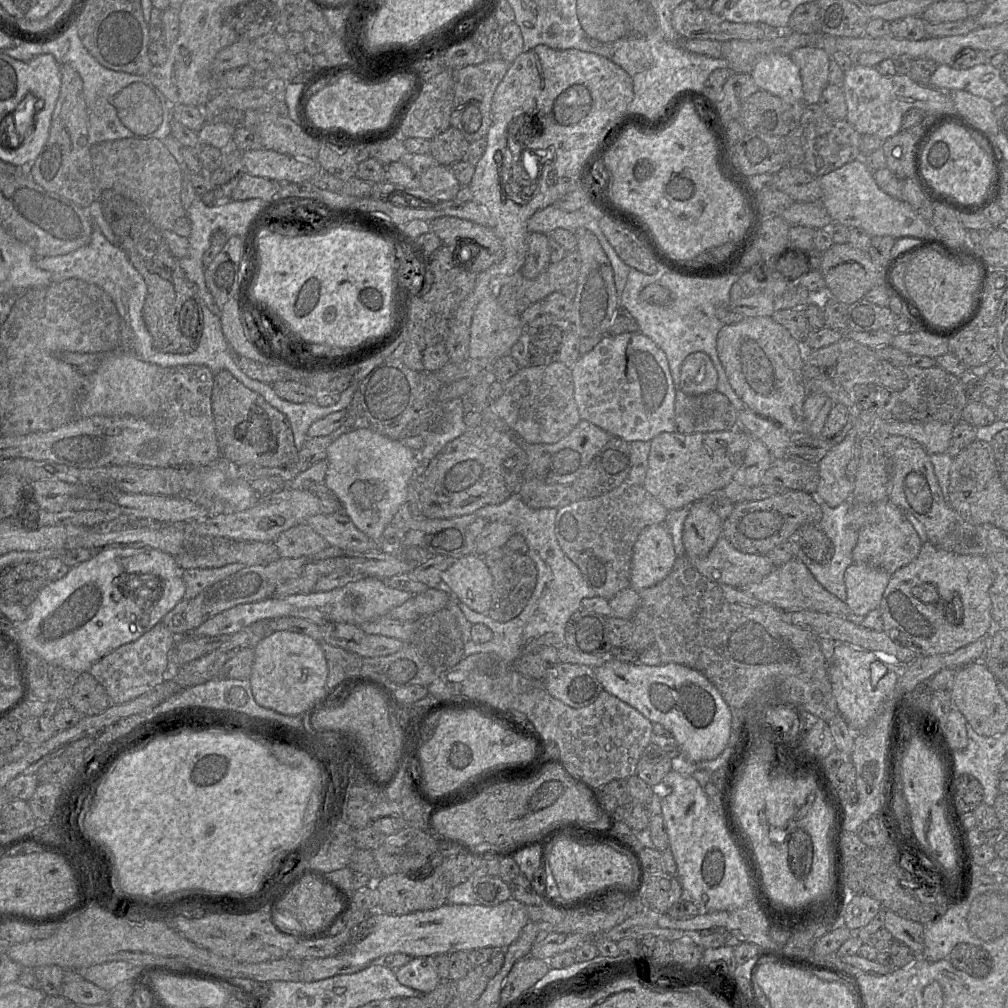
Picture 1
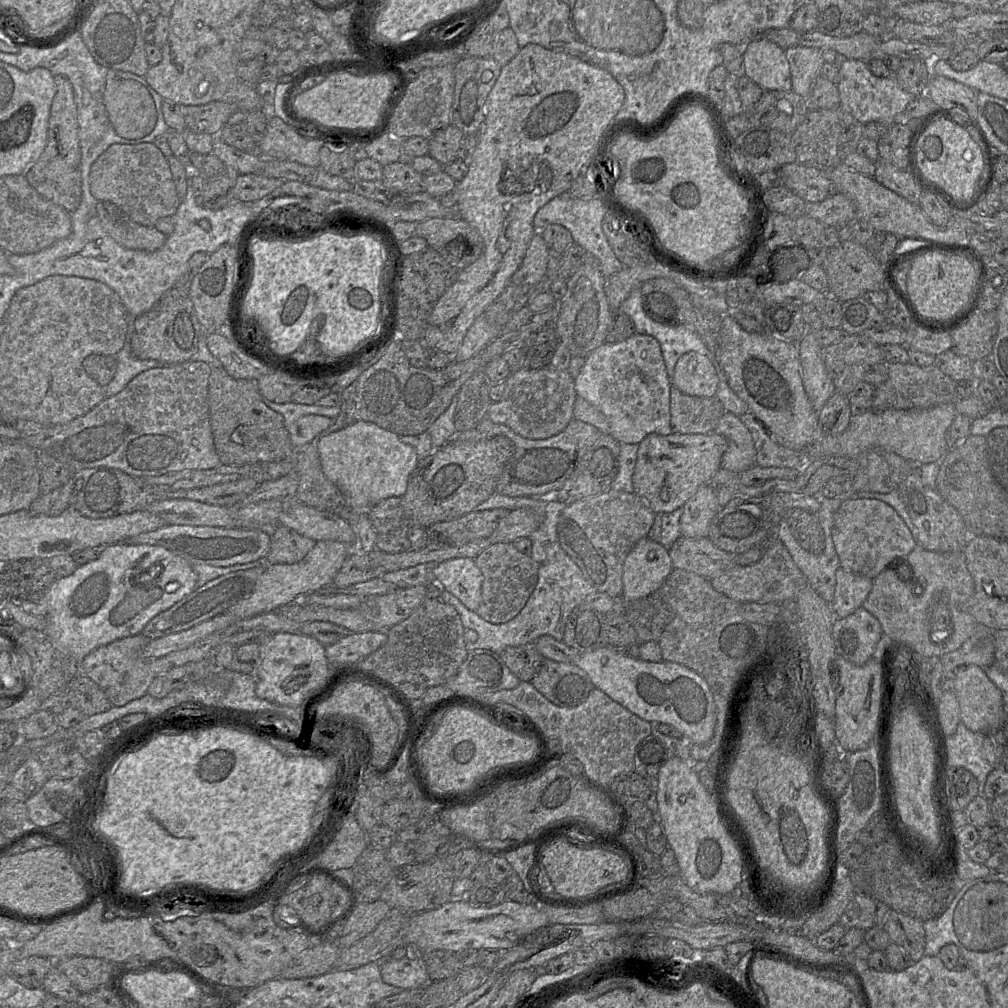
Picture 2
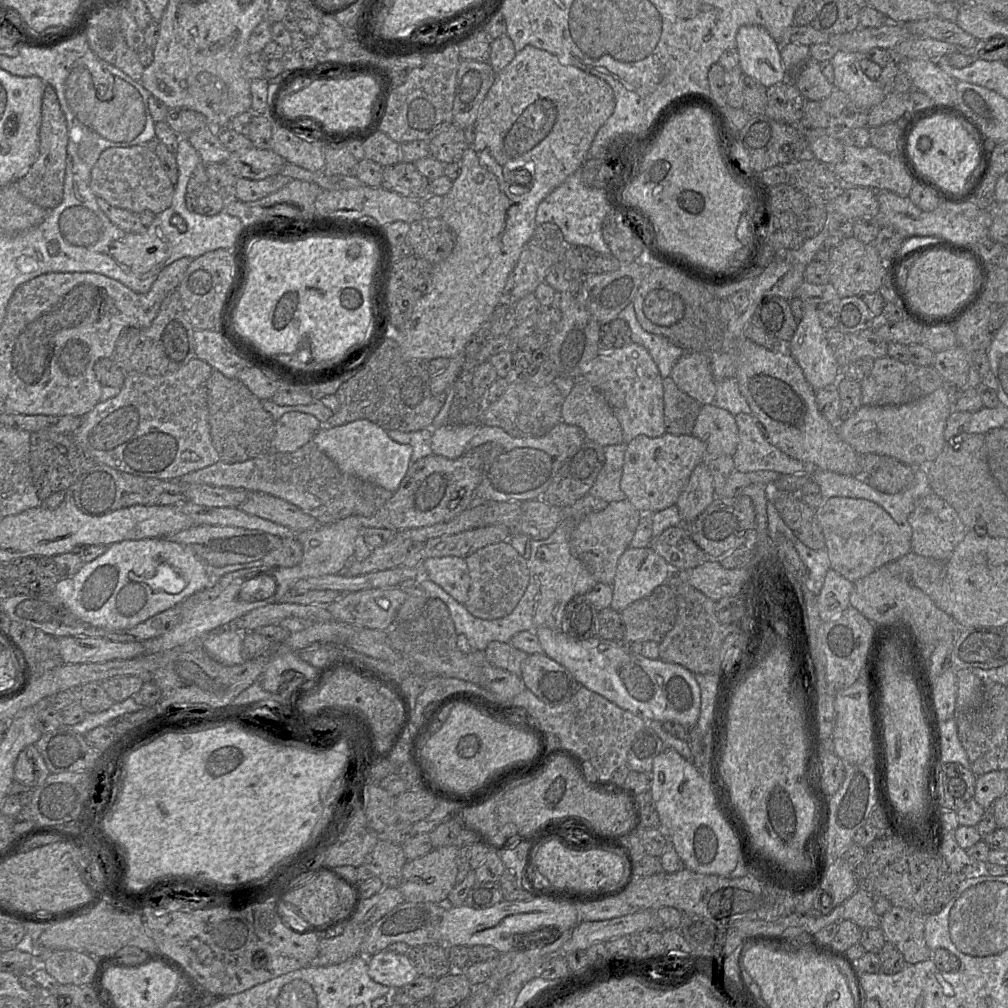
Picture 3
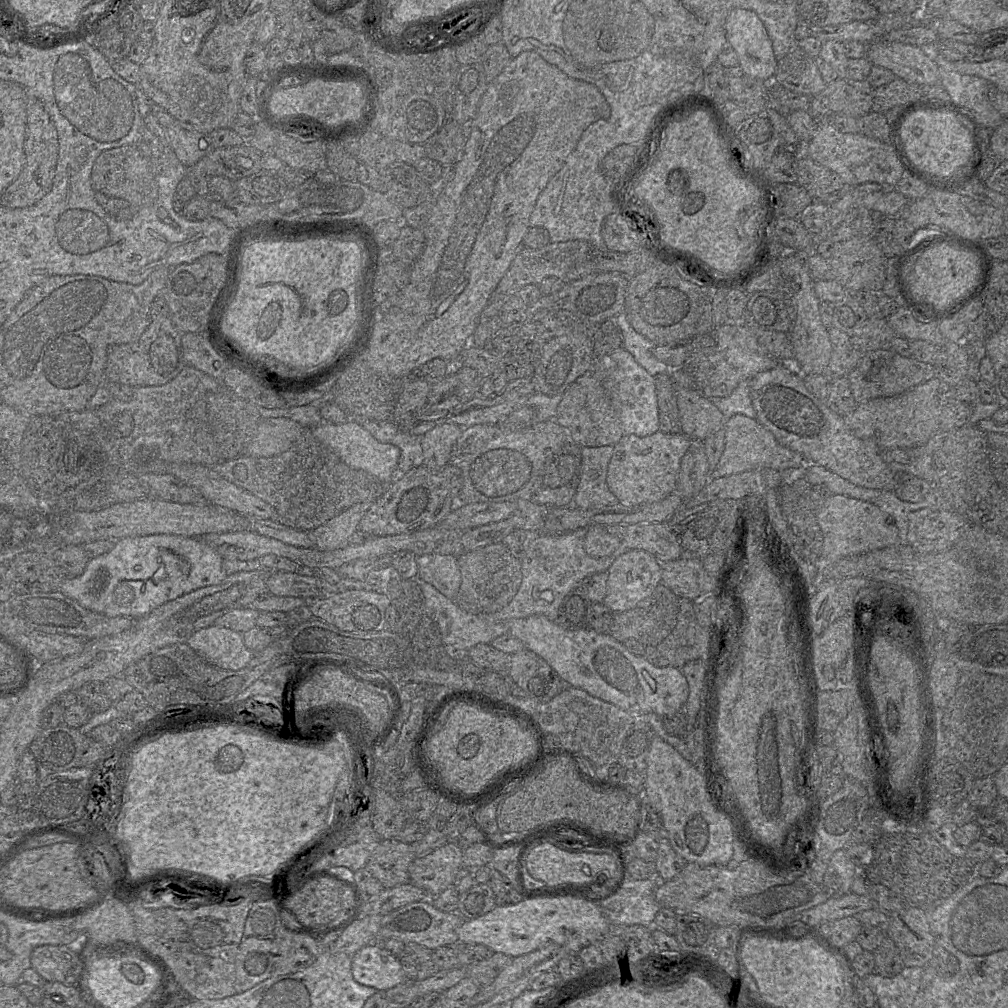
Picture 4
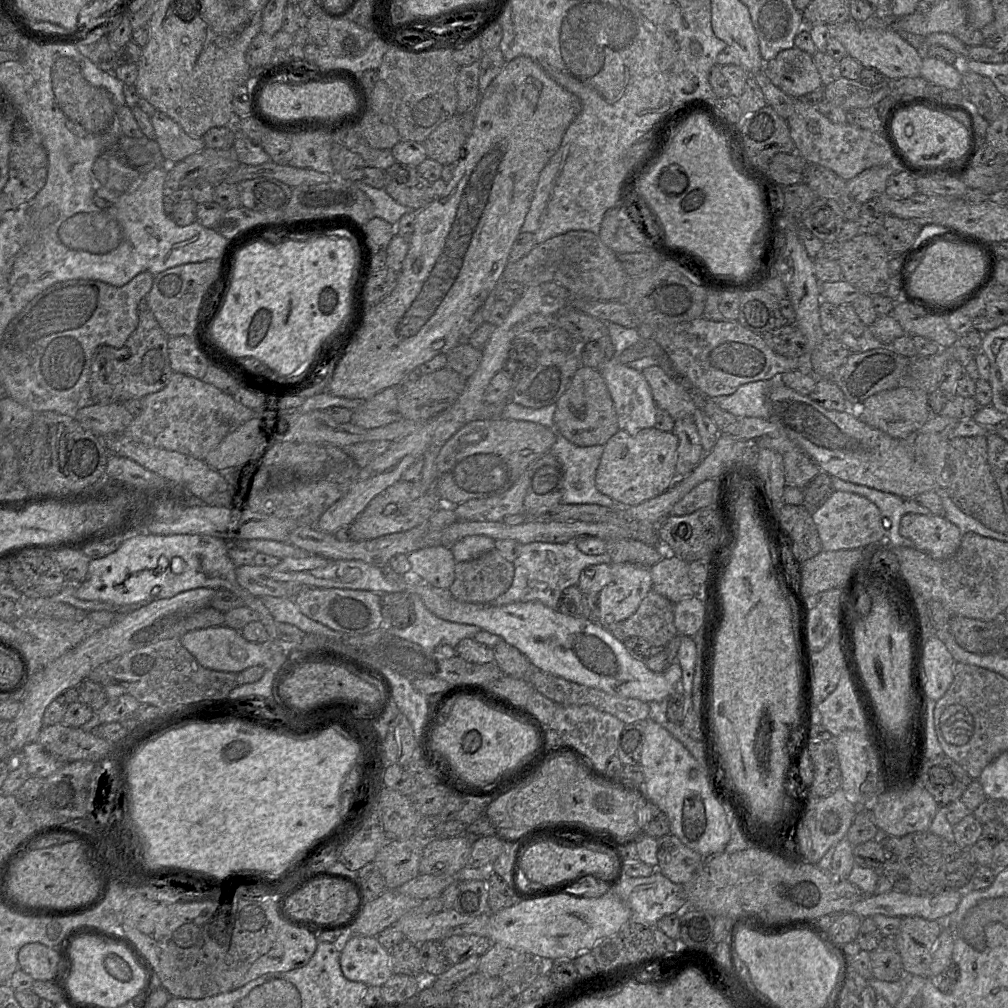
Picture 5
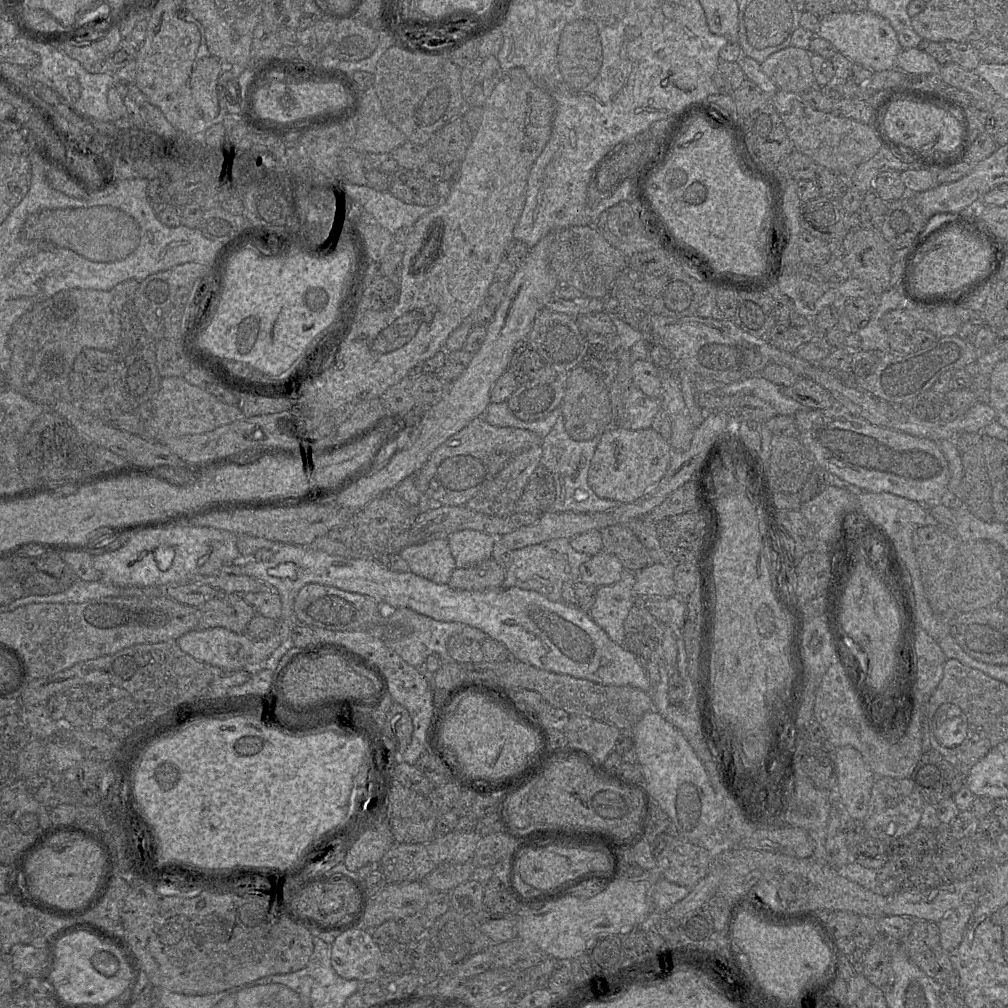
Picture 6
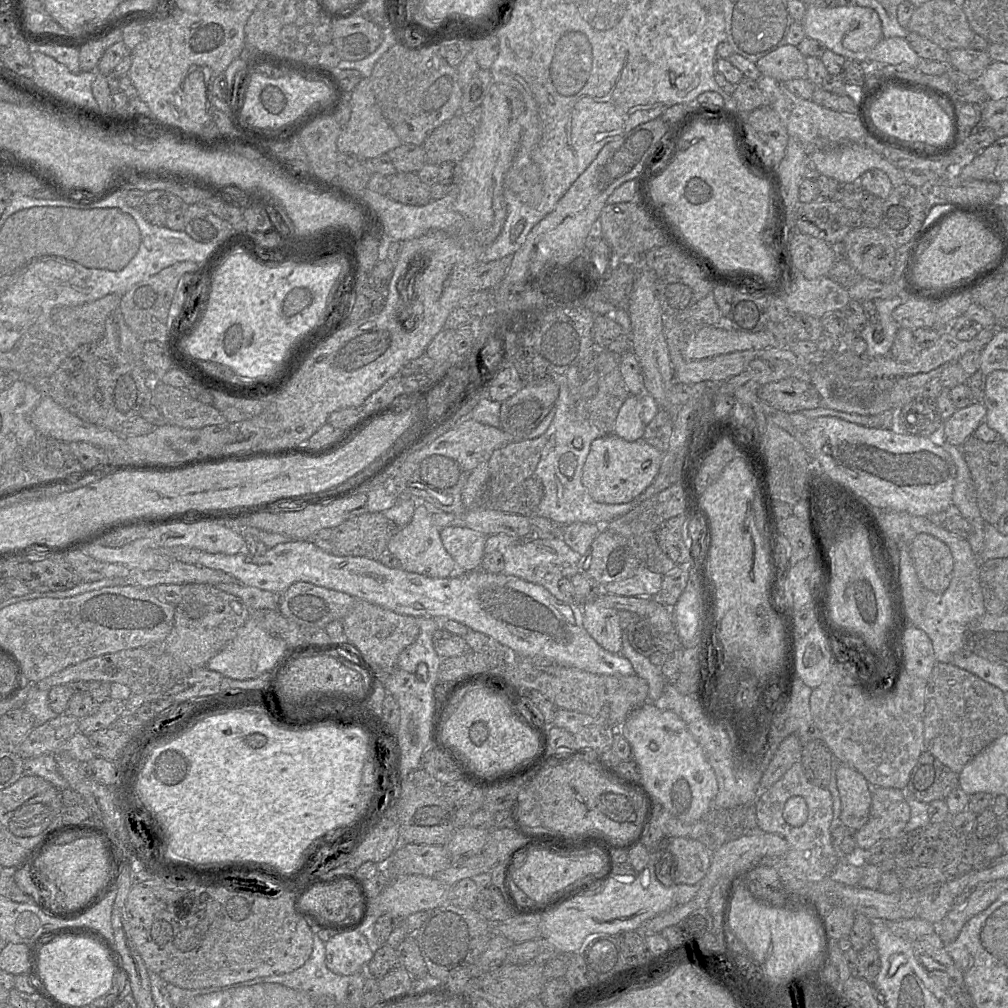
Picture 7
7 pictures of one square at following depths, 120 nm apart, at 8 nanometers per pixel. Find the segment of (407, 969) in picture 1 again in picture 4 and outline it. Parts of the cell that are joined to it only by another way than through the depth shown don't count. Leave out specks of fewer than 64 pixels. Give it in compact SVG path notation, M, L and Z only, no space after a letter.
M372 942L351 956L352 976L361 985L385 992L406 981L399 959L380 942Z

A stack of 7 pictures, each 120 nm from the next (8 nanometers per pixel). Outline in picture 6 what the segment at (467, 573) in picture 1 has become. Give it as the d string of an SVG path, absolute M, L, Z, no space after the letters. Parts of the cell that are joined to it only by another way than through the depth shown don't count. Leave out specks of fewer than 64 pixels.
M436 539L423 544L407 546L399 552L399 555L407 562L410 572L436 584L447 584L456 569L455 559L451 554L447 539Z

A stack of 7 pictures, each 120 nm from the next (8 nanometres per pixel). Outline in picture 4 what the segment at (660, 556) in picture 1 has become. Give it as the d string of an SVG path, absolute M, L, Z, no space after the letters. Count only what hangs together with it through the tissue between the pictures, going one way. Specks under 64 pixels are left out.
M629 549L614 560L607 573L607 592L602 603L613 613L621 613L635 608L652 594L661 582L662 563L646 551Z

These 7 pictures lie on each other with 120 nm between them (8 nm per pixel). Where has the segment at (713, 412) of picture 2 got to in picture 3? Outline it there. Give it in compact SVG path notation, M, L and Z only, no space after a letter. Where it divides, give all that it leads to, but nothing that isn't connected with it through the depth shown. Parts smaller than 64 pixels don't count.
M670 376L663 378L664 422L666 432L692 434L701 404L681 391Z

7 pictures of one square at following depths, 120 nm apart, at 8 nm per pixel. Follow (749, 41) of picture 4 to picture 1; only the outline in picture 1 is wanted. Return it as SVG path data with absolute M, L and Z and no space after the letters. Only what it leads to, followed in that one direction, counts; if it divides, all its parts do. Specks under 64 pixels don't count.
M789 55L762 56L750 75L759 90L767 91L787 101L803 101L799 68Z

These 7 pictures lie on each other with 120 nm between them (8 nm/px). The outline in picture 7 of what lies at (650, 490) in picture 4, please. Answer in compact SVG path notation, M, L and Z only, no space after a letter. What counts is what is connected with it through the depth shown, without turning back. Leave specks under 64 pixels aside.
M614 434L595 439L583 466L582 484L594 501L607 504L623 504L634 500L655 479L664 453L640 439L626 441Z

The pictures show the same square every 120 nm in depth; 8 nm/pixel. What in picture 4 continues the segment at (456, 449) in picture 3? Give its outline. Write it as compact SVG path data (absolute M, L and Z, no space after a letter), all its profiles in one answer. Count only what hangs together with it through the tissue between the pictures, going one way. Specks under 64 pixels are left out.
M441 424L426 432L421 439L423 465L439 470L449 464L453 446L464 429L456 424Z

